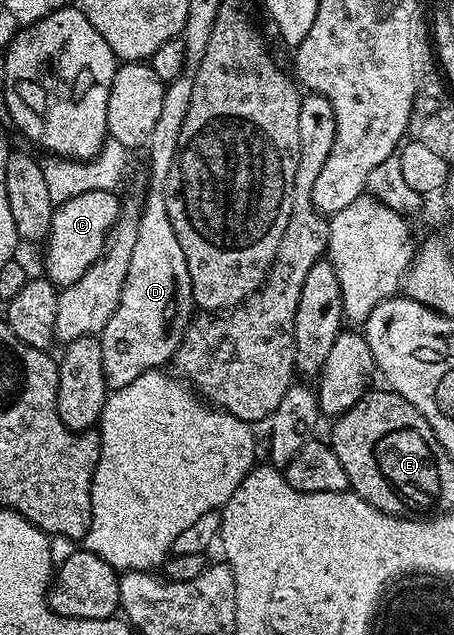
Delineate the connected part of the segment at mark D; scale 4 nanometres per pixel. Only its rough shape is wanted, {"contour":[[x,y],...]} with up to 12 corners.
{"contour":[[192,75],[148,138],[152,191],[118,309],[98,338],[109,388],[163,368],[194,318],[163,190]]}

